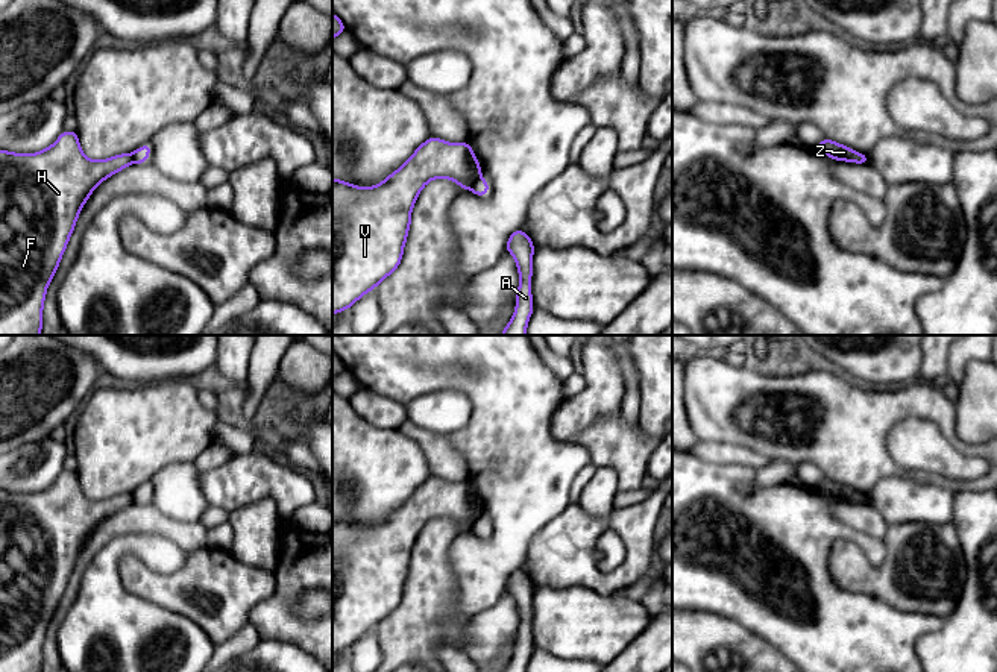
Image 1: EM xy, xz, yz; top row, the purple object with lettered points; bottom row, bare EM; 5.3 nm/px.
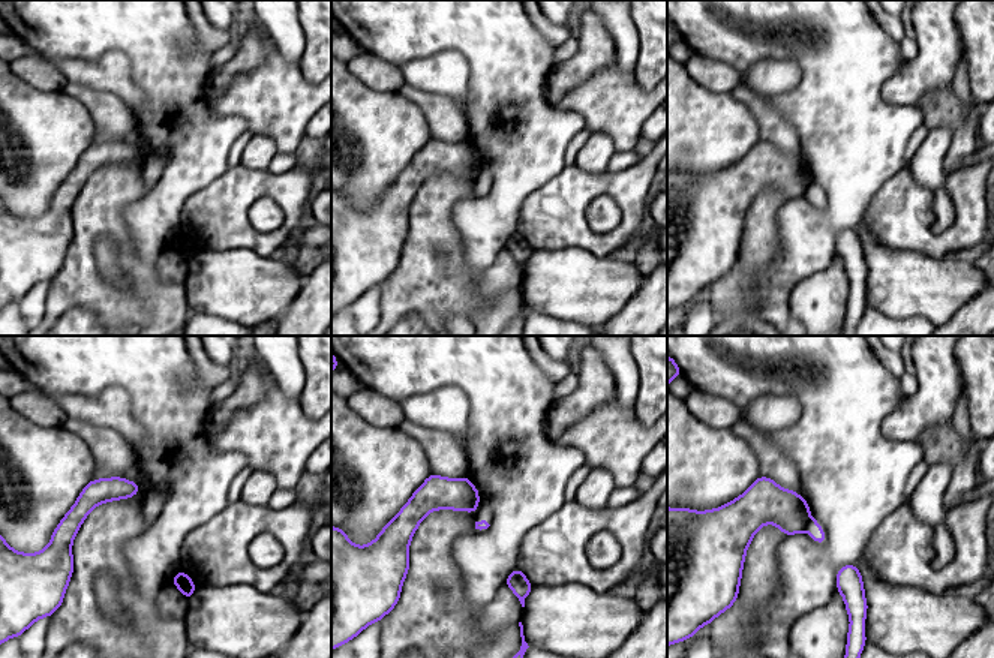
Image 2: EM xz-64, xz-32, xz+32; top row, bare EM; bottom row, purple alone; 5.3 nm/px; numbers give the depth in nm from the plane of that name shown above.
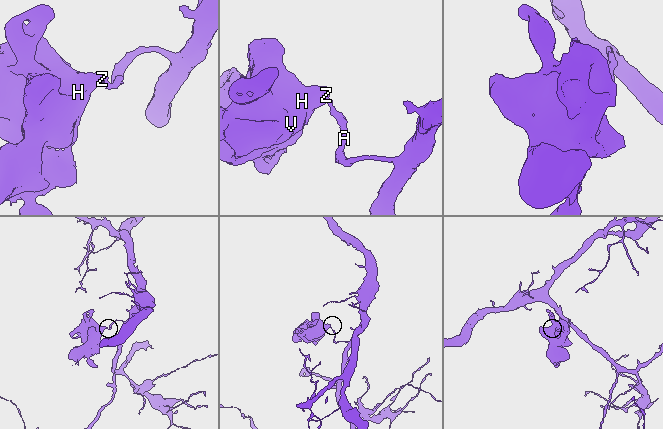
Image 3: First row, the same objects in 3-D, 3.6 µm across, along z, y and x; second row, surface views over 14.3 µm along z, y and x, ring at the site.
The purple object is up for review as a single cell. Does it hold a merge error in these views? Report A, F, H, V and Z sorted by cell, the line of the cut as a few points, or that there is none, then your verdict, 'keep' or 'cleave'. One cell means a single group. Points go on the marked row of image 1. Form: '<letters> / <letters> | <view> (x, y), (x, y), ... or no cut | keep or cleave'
A / F H V Z | xz (478, 176), (471, 185) | cleave

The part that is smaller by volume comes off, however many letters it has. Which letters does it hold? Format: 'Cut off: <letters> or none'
Cut off: F, H, V, Z

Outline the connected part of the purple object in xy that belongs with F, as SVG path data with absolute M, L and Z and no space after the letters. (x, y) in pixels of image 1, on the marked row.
M73 130L36 153L0 150L0 335L41 335L47 287L96 187L134 162L131 153L88 159Z

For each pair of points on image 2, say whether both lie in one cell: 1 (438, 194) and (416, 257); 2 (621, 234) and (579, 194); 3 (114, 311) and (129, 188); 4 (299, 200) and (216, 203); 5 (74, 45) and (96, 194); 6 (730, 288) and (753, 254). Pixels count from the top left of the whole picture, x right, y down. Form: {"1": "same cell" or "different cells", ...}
{"1": "same cell", "2": "same cell", "3": "same cell", "4": "same cell", "5": "different cells", "6": "same cell"}

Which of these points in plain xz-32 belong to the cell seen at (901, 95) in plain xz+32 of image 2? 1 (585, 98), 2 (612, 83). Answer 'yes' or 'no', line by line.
1: no
2: no

